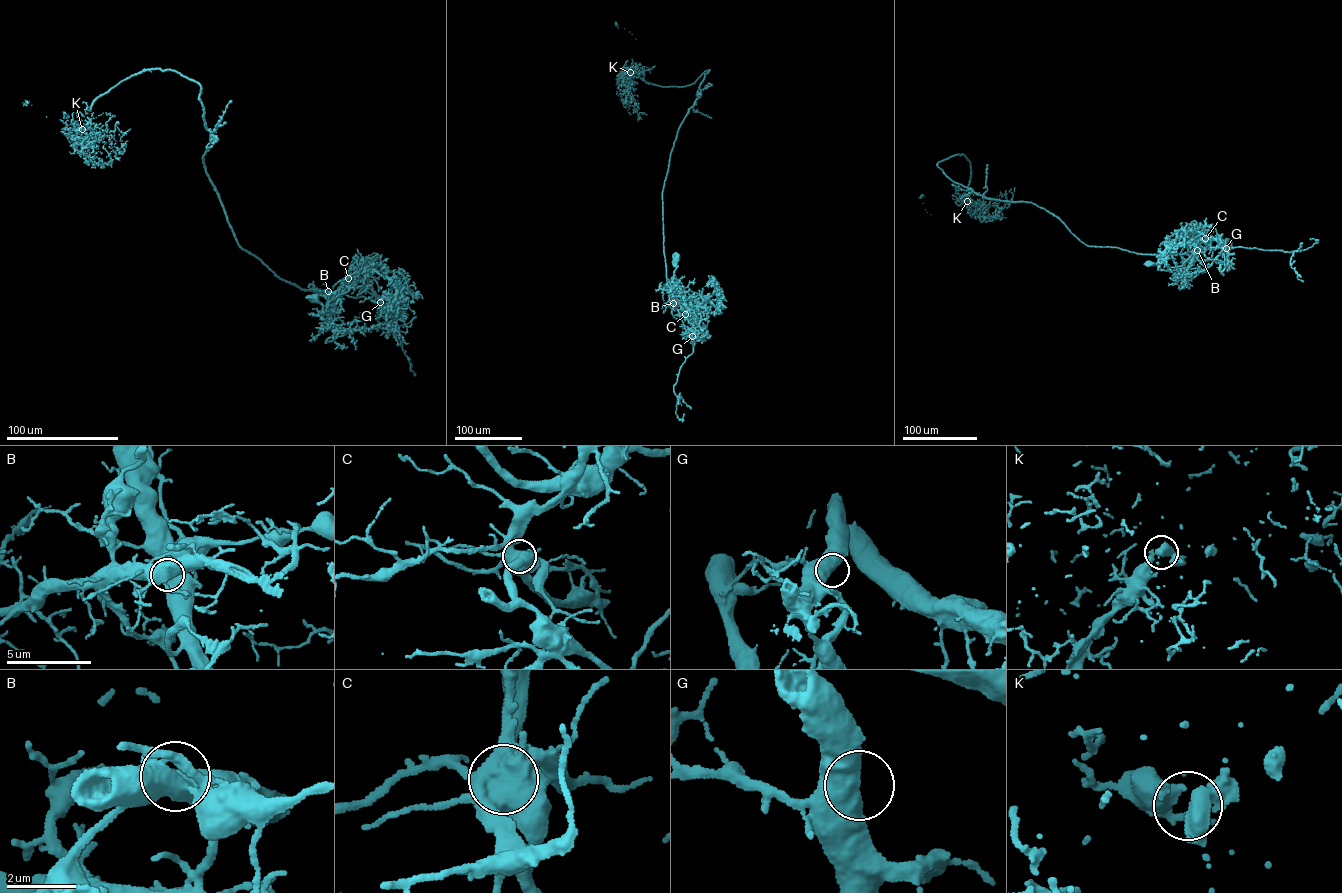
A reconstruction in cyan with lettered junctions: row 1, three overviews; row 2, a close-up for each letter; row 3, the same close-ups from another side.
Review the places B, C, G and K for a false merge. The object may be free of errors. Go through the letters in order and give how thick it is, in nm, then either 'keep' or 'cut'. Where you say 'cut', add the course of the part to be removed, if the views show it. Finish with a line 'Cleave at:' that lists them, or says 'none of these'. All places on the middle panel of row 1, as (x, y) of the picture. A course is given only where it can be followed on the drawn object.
B: calibre 600 nm; keep
C: calibre 600 nm; cut; course (685, 315), (668, 289), (662, 193), (678, 129), (709, 70), (679, 87), (630, 72), (624, 82), (637, 120)
G: calibre 550 nm; keep
K: calibre 400 nm; keep
Cleave at: C

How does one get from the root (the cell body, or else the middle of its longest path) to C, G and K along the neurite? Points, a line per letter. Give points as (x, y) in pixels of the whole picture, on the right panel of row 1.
C: (1147, 263), (1157, 263), (1164, 270), (1182, 265), (1205, 238)
G: (1147, 263), (1157, 263), (1161, 270), (1166, 270), (1182, 265), (1199, 248), (1226, 248)
K: (1147, 263), (1167, 270), (1196, 251), (1087, 246), (1044, 209), (977, 194), (939, 162), (966, 156), (967, 201)

